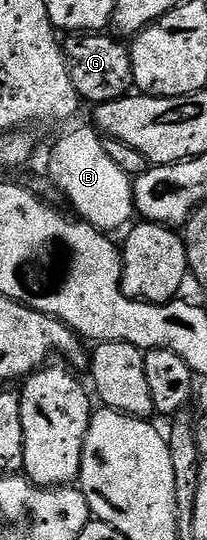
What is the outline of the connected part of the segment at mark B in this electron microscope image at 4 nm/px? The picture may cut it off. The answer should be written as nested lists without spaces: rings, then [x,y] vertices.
[[[80,127],[60,138],[52,149],[48,169],[55,185],[89,225],[110,233],[112,229],[118,229],[124,224],[127,226],[131,222],[130,217],[135,212],[133,180],[110,159],[104,141],[95,128]]]

